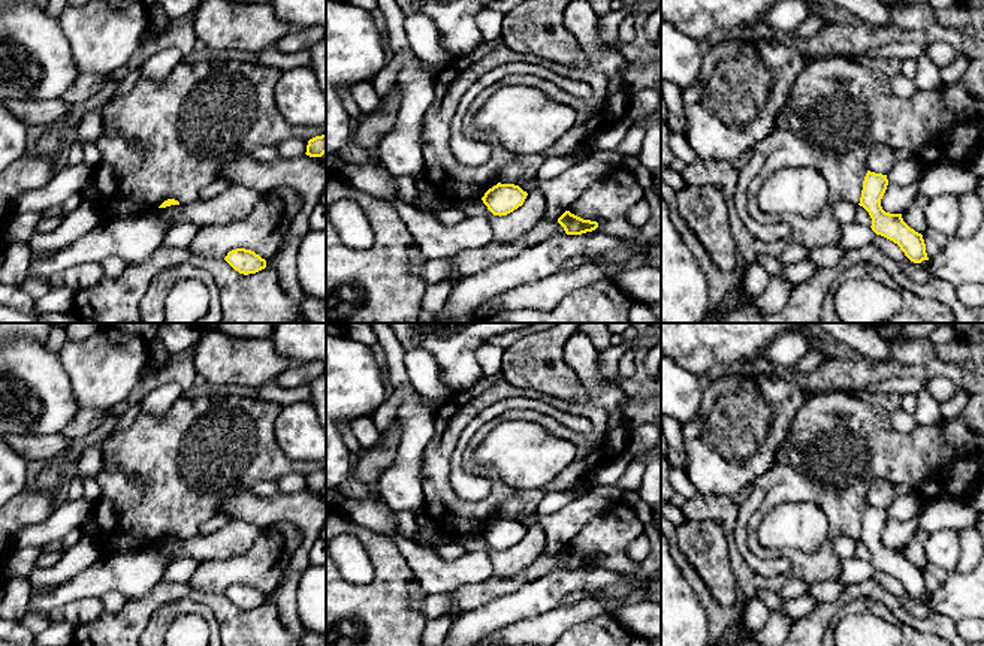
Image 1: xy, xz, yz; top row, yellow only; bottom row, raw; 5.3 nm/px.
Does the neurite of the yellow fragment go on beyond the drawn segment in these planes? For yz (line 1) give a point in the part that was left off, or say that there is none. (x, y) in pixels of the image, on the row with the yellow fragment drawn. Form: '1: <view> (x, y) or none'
1: none

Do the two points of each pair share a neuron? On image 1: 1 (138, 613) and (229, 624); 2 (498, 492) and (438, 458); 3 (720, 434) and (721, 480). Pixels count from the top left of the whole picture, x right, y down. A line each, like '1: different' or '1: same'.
1: same
2: same
3: same

